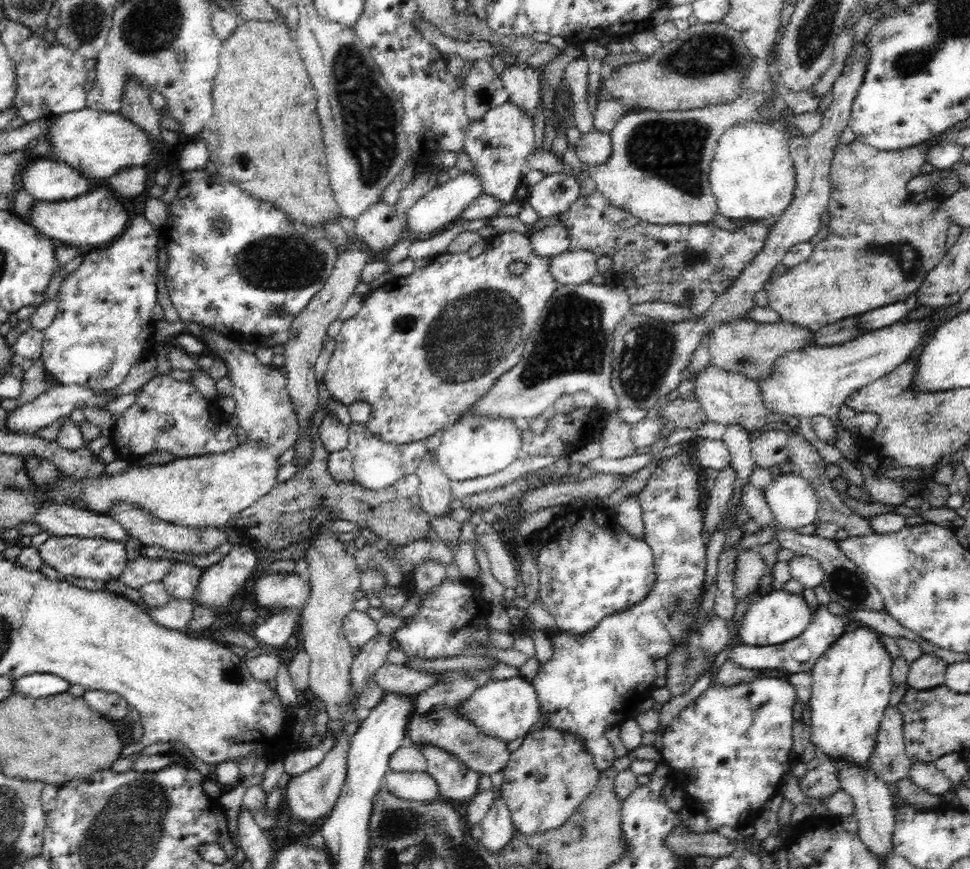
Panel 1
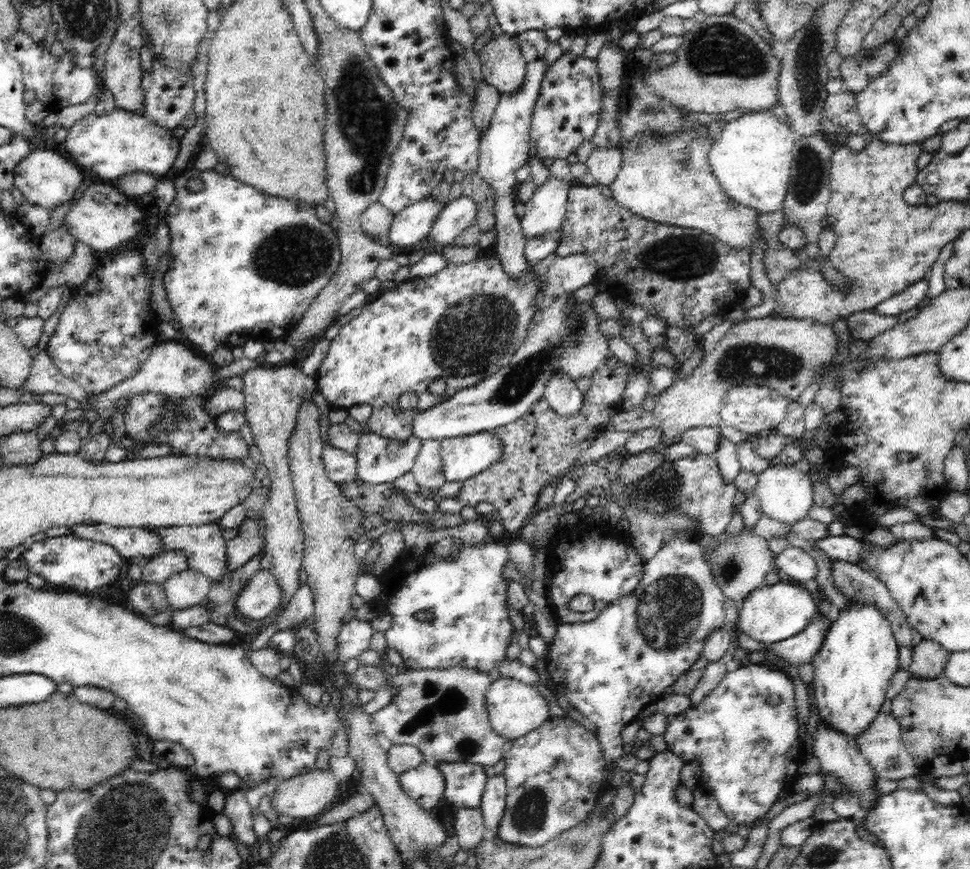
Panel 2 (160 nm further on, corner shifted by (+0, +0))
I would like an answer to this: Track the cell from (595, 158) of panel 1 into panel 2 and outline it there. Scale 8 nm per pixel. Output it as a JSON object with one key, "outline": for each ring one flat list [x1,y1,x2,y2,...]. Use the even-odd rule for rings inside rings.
{"outline":[[617,147,594,148,586,165,590,173,600,186,610,186,616,181,618,172,622,169,623,152]]}

